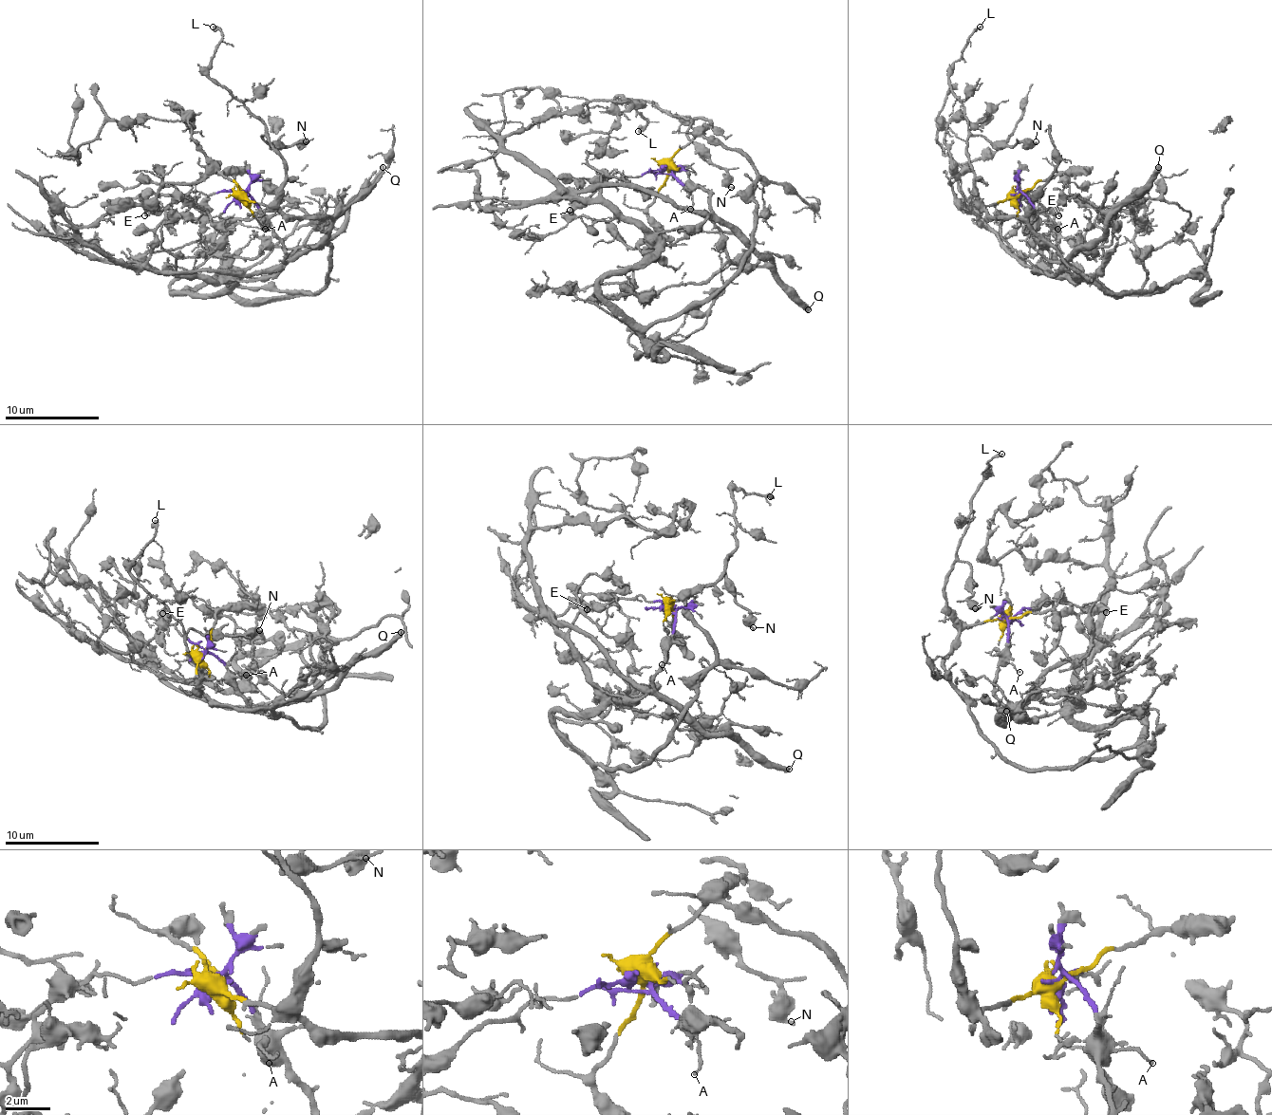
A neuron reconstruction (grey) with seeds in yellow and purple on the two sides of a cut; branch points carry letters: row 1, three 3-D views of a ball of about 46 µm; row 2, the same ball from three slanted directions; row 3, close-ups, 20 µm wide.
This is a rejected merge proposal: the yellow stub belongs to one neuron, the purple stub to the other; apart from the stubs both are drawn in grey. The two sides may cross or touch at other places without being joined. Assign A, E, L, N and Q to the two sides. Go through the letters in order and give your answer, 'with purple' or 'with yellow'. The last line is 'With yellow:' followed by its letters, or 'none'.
A: with purple
E: with purple
L: with yellow
N: with yellow
Q: with purple
With yellow: L, N

